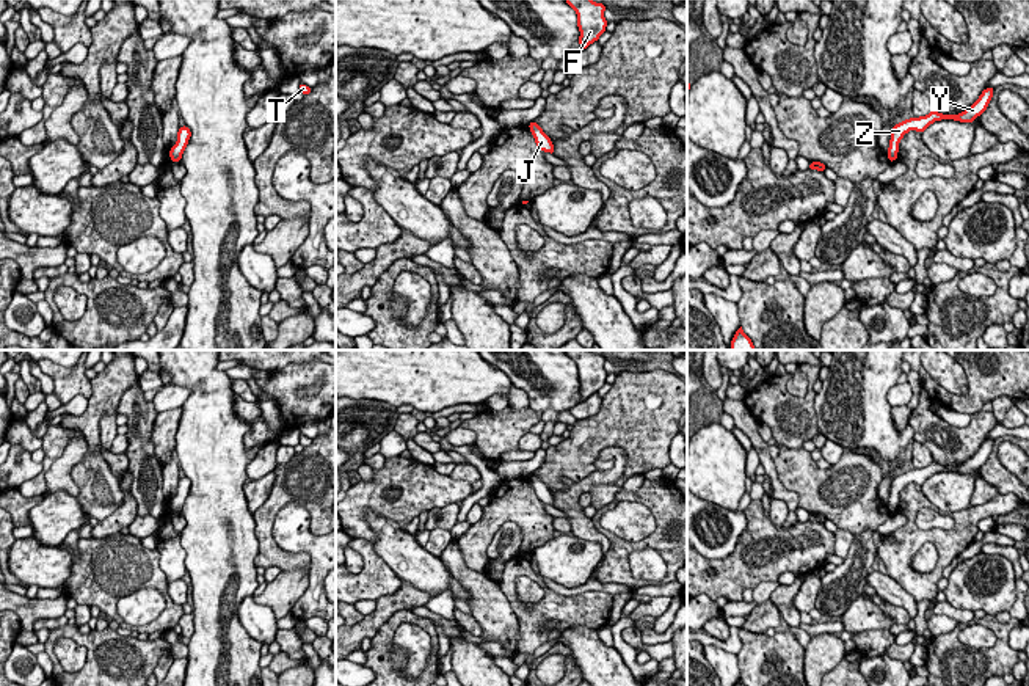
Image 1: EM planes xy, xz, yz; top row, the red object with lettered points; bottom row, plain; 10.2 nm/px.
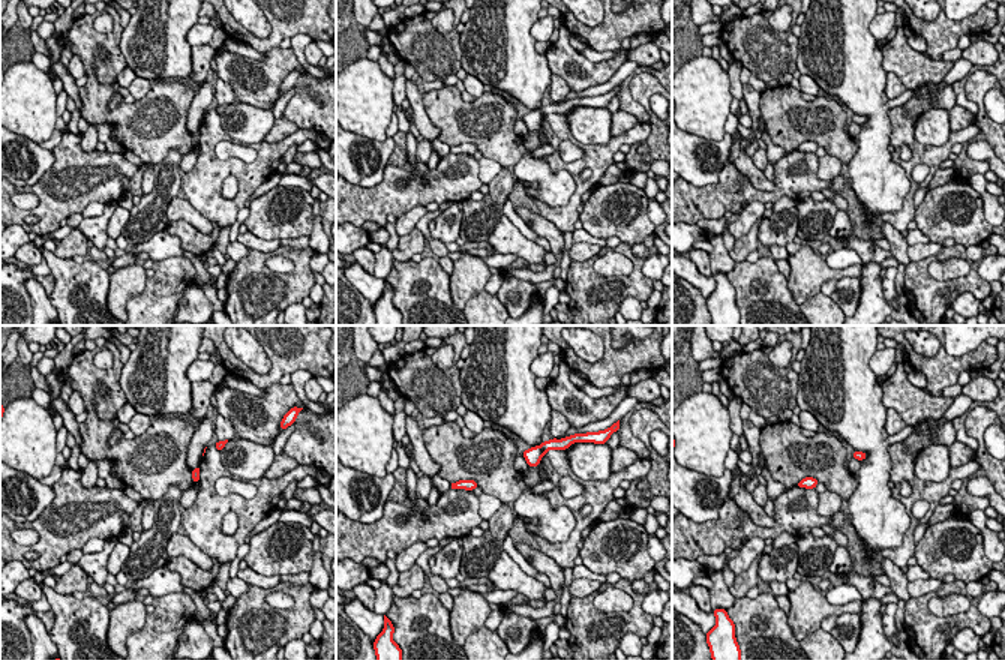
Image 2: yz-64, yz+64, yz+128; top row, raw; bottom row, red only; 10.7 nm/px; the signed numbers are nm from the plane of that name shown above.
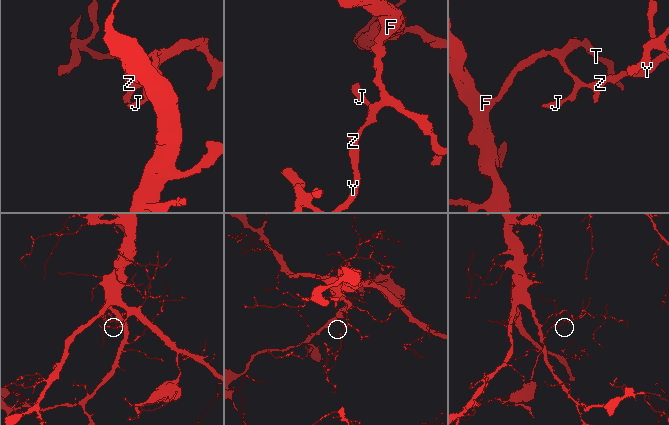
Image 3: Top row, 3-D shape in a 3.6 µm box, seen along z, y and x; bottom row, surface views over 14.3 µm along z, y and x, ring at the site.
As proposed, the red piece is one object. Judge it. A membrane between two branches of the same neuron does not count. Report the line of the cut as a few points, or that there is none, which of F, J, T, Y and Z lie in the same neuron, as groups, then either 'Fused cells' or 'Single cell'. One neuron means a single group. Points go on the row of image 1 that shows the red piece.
No split. Groups: F J T Y Z. Single cell

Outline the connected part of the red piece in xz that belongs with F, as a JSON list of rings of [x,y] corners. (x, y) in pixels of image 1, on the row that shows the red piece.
[[[565,0],[577,14],[580,31],[580,50],[599,39],[605,33],[607,20],[604,17],[605,5],[593,0]]]

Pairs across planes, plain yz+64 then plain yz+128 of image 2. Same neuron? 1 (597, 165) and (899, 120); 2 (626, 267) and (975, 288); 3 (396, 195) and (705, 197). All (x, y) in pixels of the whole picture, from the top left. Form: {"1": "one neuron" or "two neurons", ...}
{"1": "one neuron", "2": "two neurons", "3": "one neuron"}

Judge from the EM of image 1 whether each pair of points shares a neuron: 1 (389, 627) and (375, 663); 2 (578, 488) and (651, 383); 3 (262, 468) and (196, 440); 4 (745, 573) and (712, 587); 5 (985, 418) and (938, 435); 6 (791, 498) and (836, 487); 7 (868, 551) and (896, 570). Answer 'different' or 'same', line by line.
1: same
2: different
3: different
4: same
5: same
6: different
7: different

